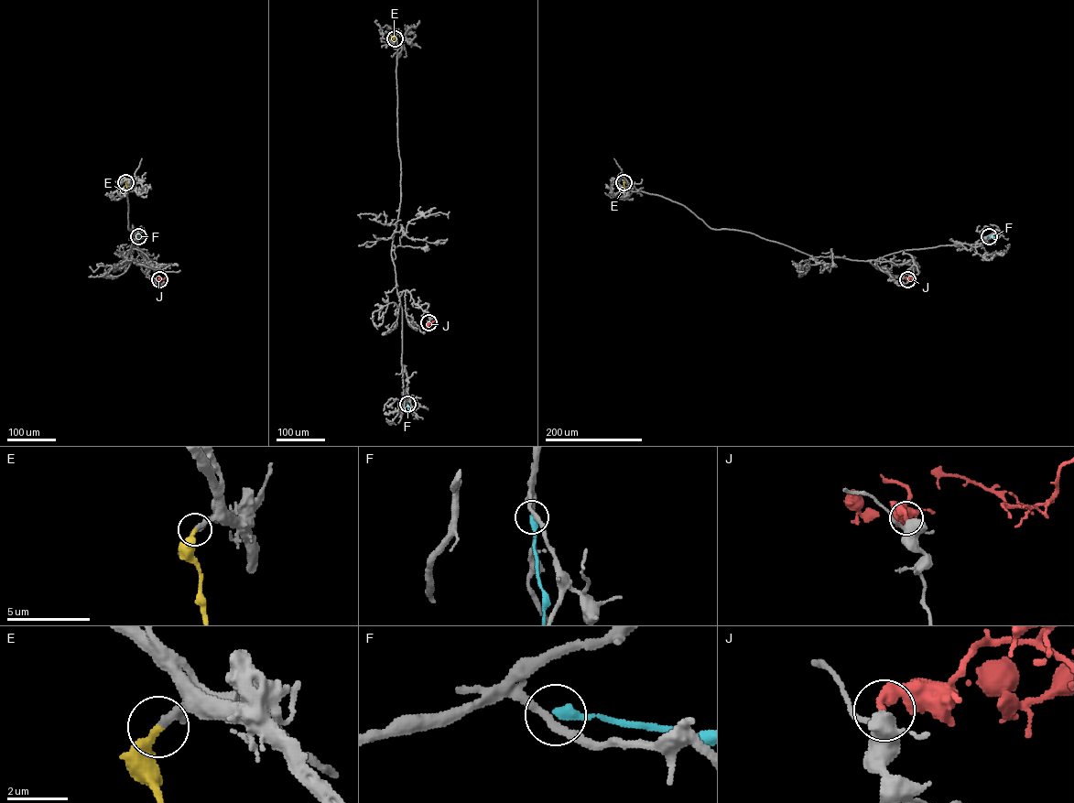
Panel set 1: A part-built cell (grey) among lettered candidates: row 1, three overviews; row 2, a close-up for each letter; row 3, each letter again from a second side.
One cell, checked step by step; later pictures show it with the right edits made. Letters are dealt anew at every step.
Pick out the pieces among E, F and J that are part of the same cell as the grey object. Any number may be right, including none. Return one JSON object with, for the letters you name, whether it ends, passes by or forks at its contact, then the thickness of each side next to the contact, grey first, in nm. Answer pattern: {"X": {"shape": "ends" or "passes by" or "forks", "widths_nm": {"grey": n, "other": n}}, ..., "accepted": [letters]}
{"E": {"shape": "ends", "widths_nm": {"grey": 240, "other": 320}}, "accepted": ["E"]}

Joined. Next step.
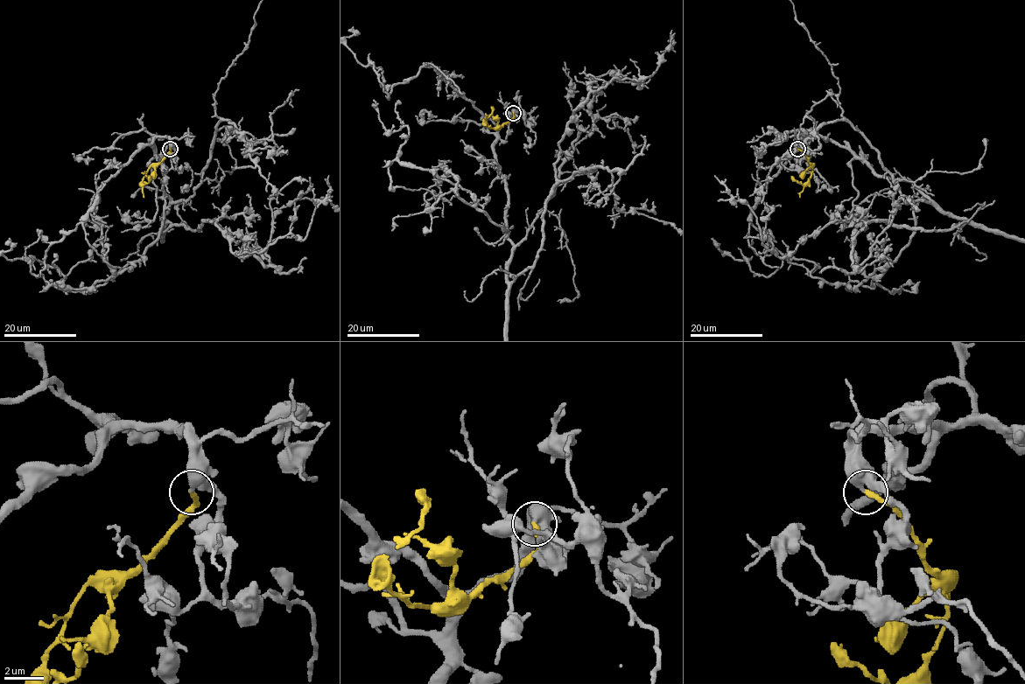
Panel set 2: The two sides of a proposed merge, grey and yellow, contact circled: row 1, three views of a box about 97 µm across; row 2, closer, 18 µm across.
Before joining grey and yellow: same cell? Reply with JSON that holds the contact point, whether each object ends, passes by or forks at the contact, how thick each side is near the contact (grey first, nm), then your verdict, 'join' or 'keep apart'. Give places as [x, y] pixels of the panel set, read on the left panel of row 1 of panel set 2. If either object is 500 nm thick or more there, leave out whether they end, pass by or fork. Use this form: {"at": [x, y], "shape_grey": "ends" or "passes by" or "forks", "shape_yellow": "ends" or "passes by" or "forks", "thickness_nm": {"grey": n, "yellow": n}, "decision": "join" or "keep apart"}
{"at": [170, 149], "thickness_nm": {"grey": 500, "yellow": 280}, "decision": "join"}

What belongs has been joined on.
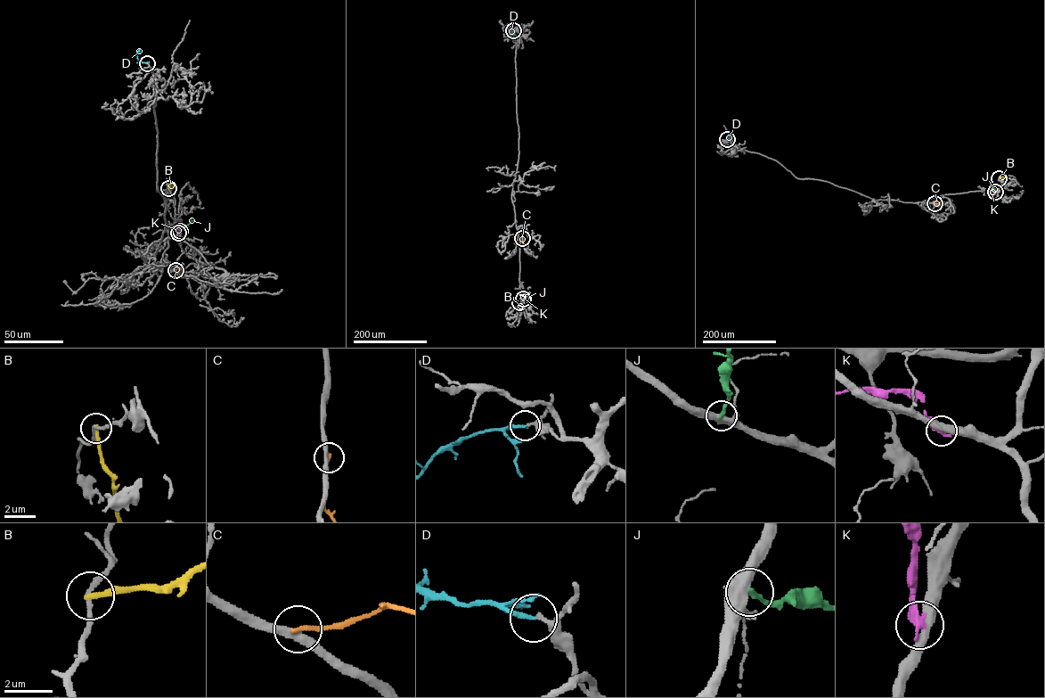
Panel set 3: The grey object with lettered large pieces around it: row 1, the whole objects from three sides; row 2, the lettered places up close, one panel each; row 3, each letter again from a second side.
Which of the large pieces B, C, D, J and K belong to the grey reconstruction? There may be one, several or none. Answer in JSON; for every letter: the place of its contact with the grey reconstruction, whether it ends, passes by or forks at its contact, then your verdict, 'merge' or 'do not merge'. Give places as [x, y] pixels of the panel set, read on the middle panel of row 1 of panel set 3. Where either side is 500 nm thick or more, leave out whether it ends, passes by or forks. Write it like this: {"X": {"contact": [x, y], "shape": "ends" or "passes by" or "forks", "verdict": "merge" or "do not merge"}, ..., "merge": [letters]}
{"B": {"contact": [519, 302], "shape": "ends", "verdict": "do not merge"}, "C": {"contact": [522, 238], "shape": "ends", "verdict": "do not merge"}, "D": {"contact": [513, 30], "shape": "ends", "verdict": "merge"}, "J": {"contact": [524, 298], "shape": "ends", "verdict": "do not merge"}, "K": {"contact": [523, 299], "shape": "ends", "verdict": "do not merge"}, "merge": ["D"]}

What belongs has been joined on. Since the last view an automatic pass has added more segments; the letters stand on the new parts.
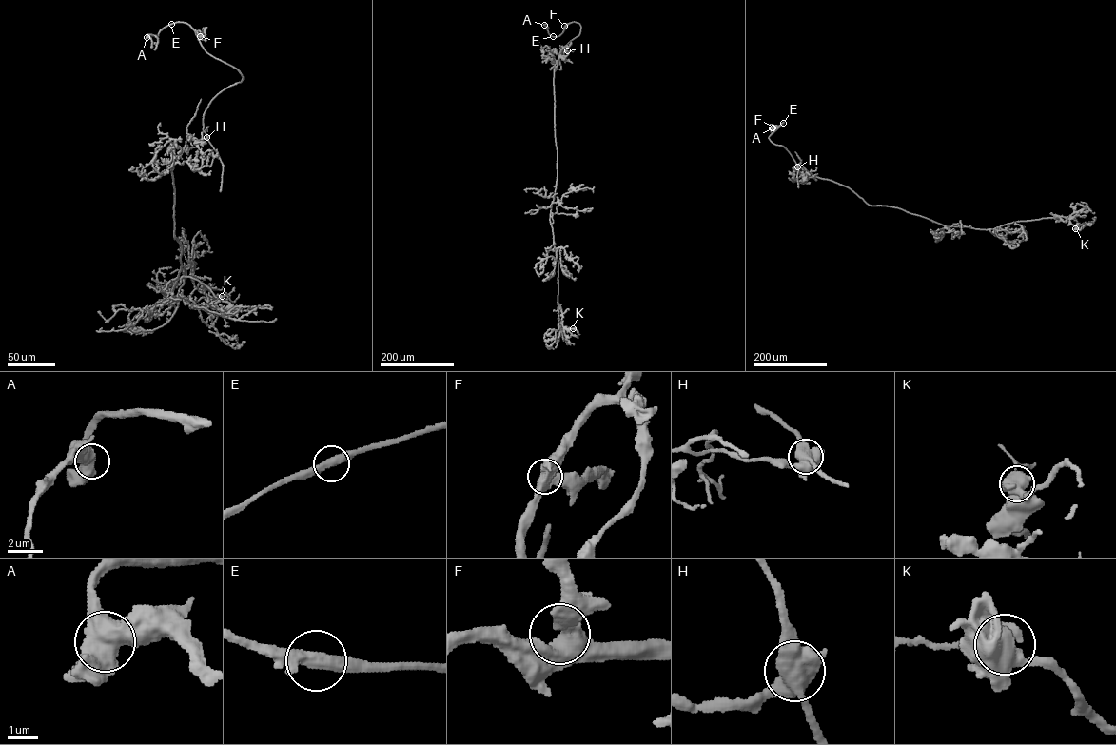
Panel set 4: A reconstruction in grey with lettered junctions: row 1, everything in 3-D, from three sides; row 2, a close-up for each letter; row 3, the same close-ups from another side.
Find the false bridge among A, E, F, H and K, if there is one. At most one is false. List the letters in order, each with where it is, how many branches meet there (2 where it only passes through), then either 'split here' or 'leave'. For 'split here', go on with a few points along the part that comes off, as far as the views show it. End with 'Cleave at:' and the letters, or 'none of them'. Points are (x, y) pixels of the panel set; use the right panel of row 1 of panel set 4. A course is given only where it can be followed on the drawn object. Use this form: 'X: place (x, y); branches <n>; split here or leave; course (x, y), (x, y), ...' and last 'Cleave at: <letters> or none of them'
A: place (772, 127); branches 3; leave
E: place (783, 123); branches 2; leave
F: place (773, 127); branches 3; leave
H: place (797, 166); branches 5; split here; course (797, 166), (786, 148), (769, 138), (783, 122), (777, 127), (772, 127), (771, 132)
K: place (1075, 228); branches 3; leave
Cleave at: H

